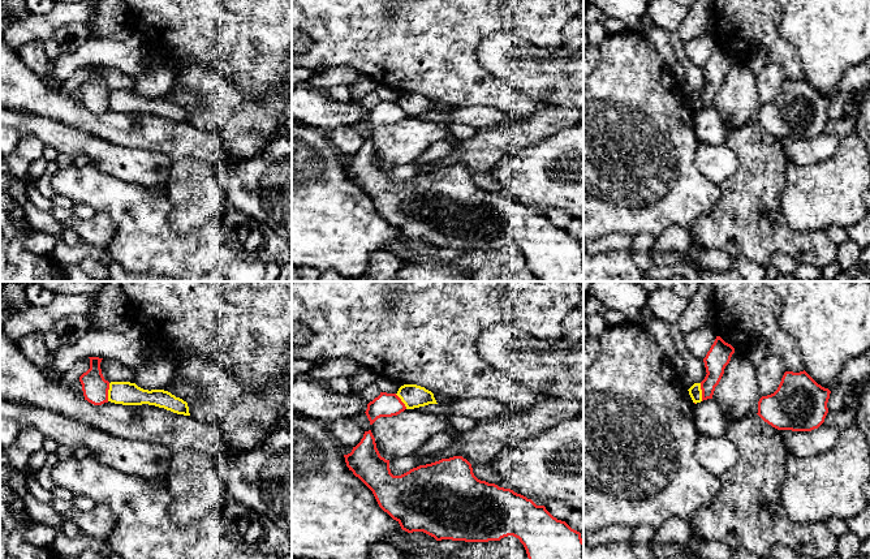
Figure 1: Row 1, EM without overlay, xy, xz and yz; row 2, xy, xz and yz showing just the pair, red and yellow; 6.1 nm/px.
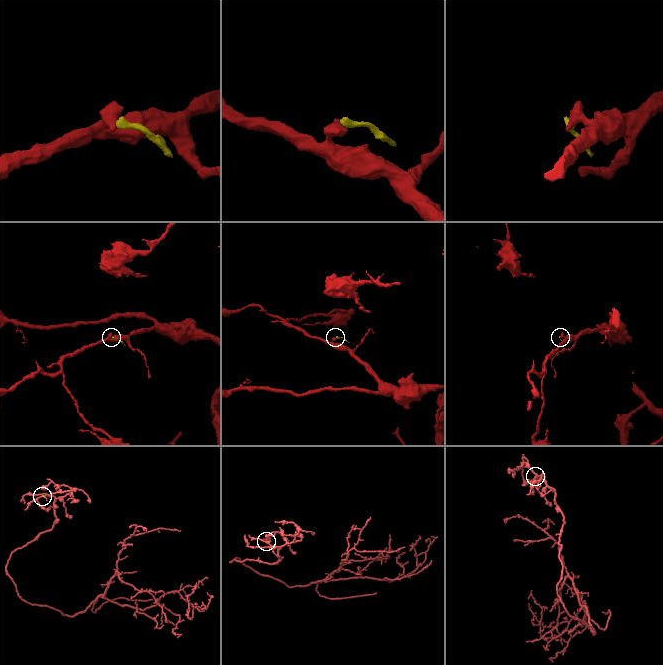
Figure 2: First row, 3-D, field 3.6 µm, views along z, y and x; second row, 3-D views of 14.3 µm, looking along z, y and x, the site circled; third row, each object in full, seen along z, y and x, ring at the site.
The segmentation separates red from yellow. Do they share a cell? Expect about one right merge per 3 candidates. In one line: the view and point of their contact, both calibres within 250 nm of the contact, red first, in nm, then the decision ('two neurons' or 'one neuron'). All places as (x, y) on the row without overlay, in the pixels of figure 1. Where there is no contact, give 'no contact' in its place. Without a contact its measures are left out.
xy (107, 100) | 160/140 nm | two neurons

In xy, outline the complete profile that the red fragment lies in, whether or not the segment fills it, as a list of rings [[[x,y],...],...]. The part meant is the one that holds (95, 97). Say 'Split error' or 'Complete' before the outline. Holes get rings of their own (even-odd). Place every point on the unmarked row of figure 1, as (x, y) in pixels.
Complete. [[[89,65],[90,77],[79,85],[85,108],[94,113],[108,111],[109,90],[104,87],[100,77],[103,66]]]

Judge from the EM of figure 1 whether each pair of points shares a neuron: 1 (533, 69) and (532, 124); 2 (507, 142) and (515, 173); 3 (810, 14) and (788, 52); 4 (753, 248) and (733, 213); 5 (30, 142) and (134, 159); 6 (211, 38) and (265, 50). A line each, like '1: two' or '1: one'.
1: two
2: two
3: two
4: one
5: two
6: one

